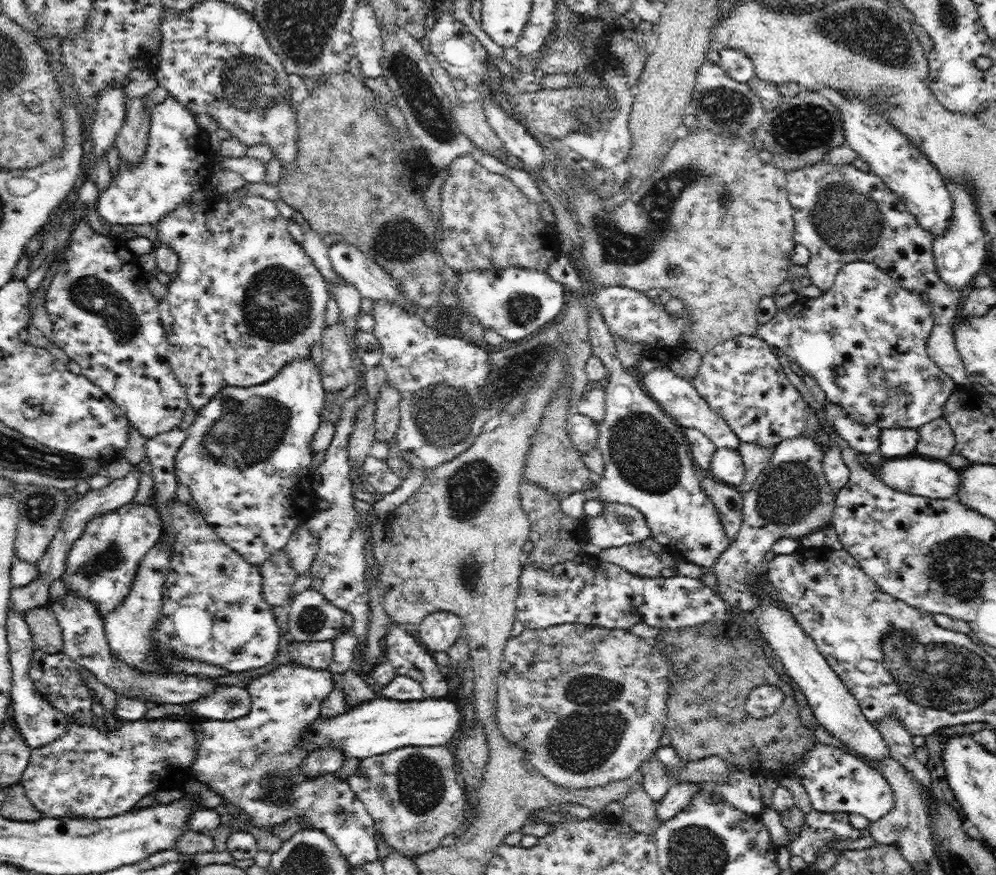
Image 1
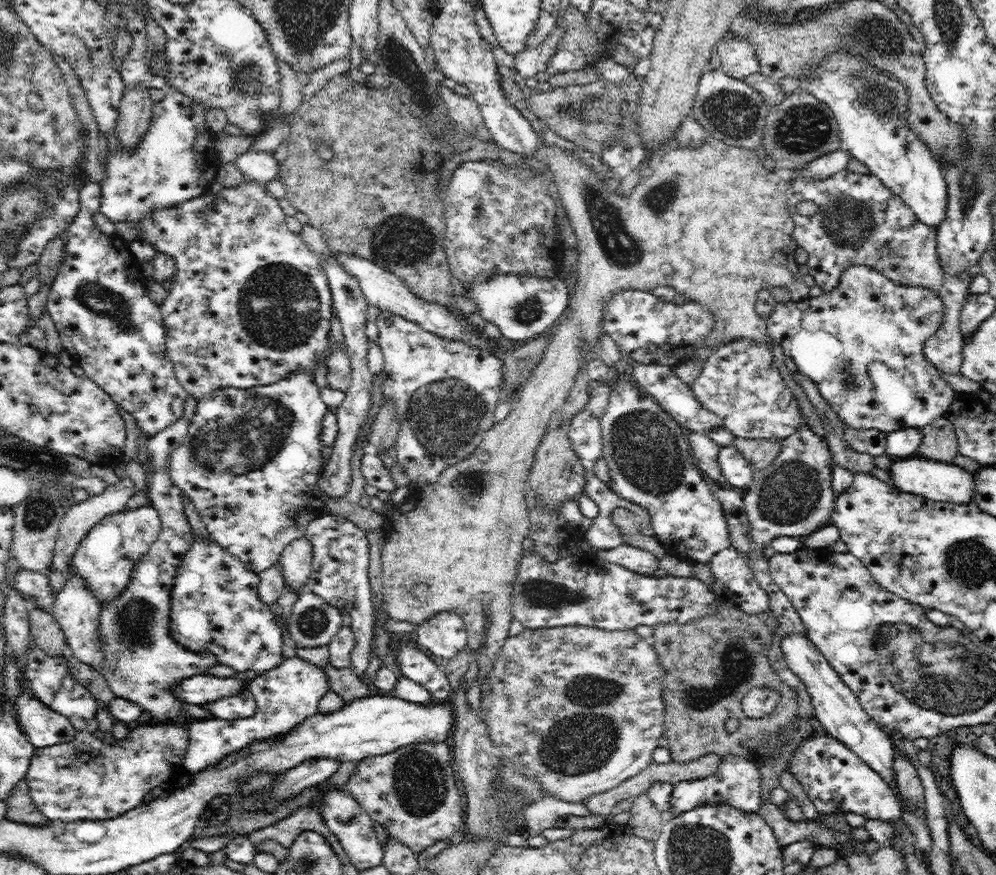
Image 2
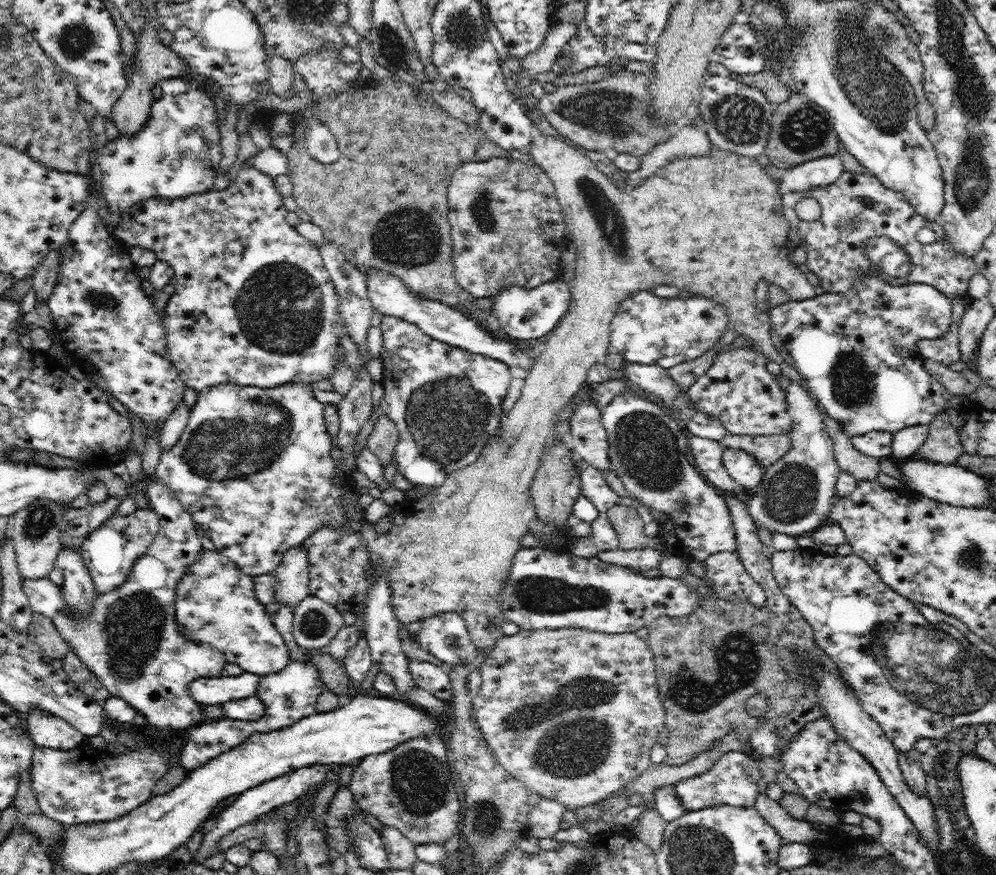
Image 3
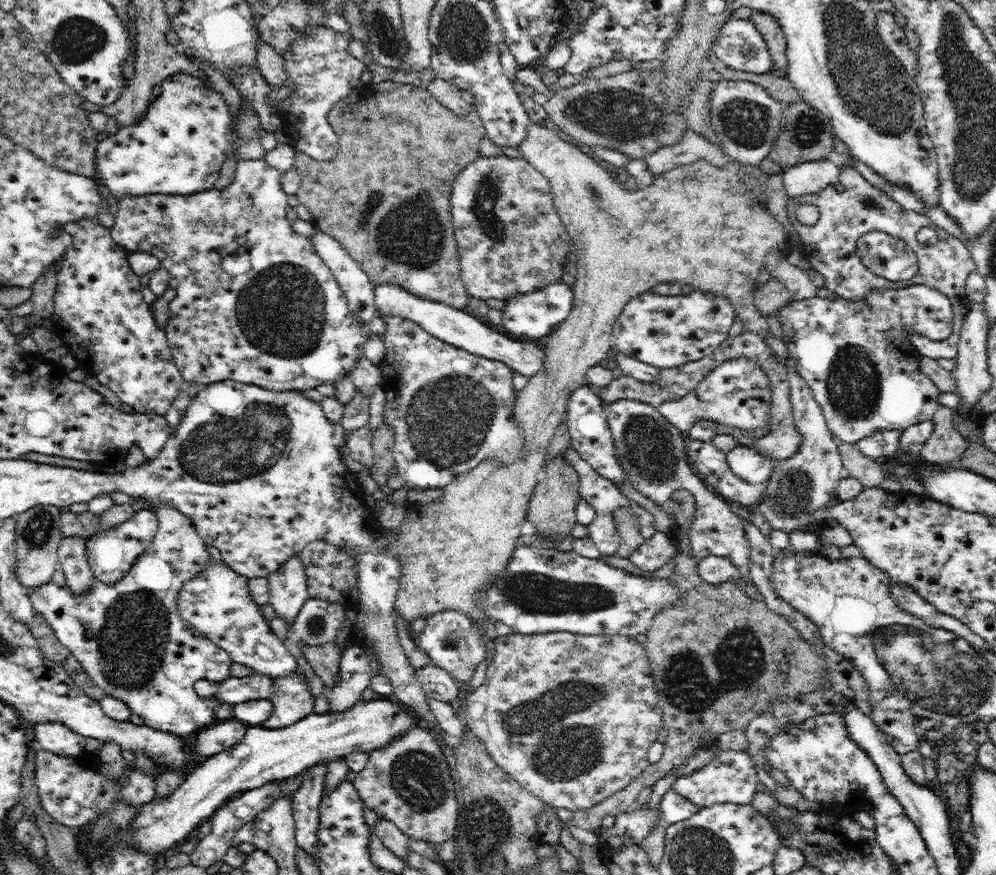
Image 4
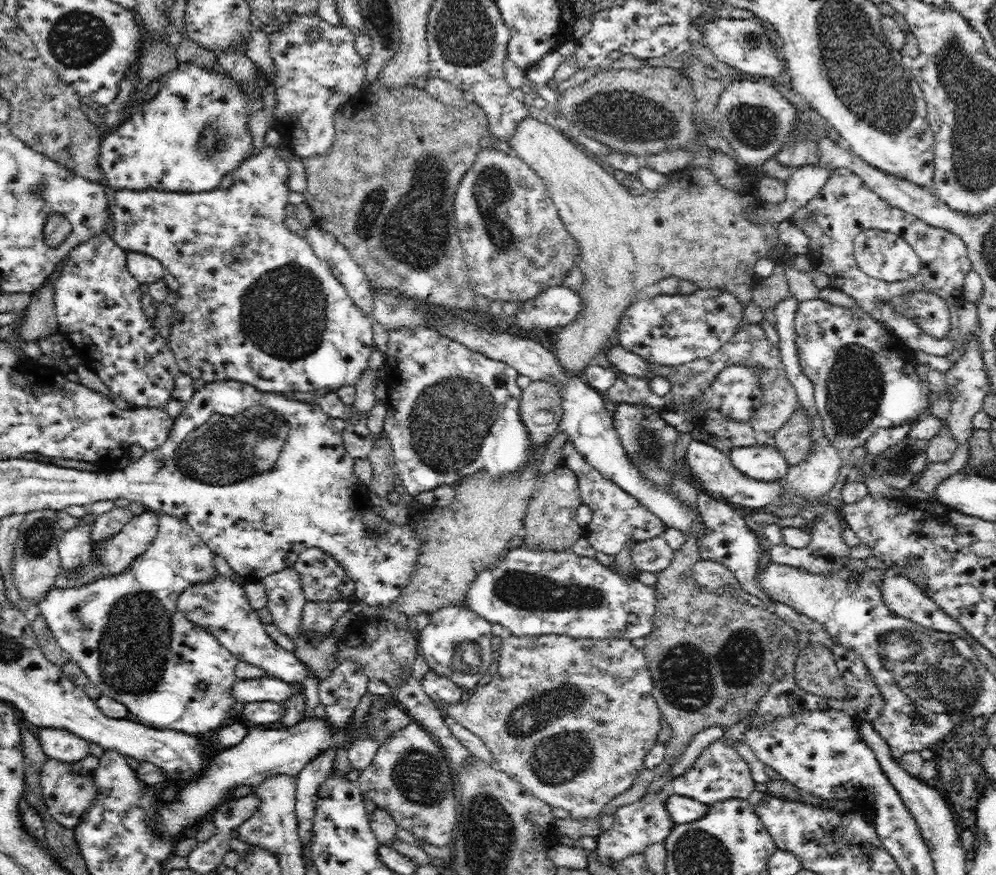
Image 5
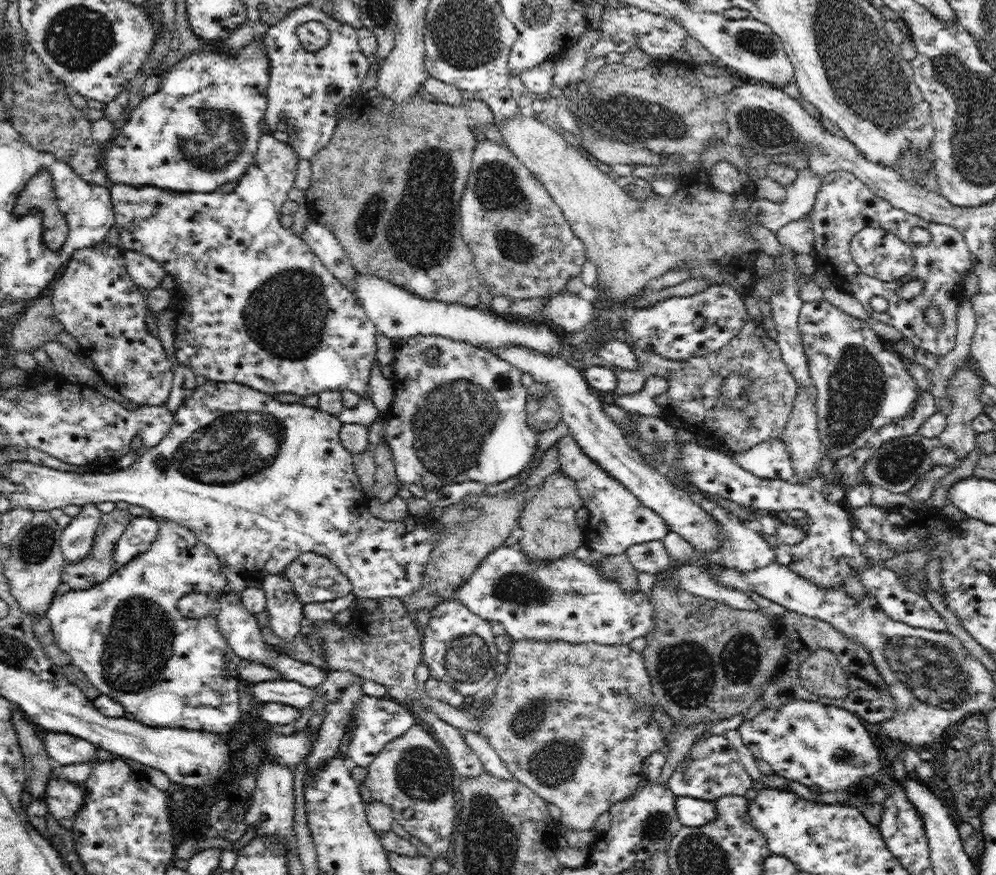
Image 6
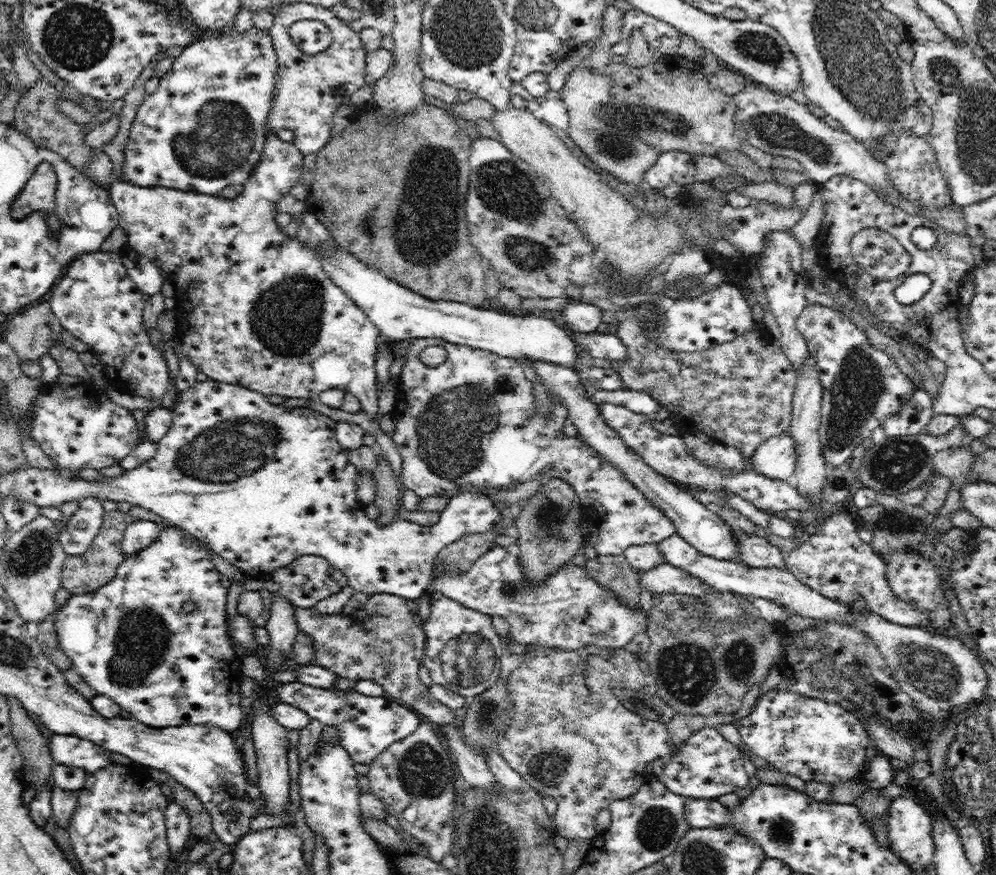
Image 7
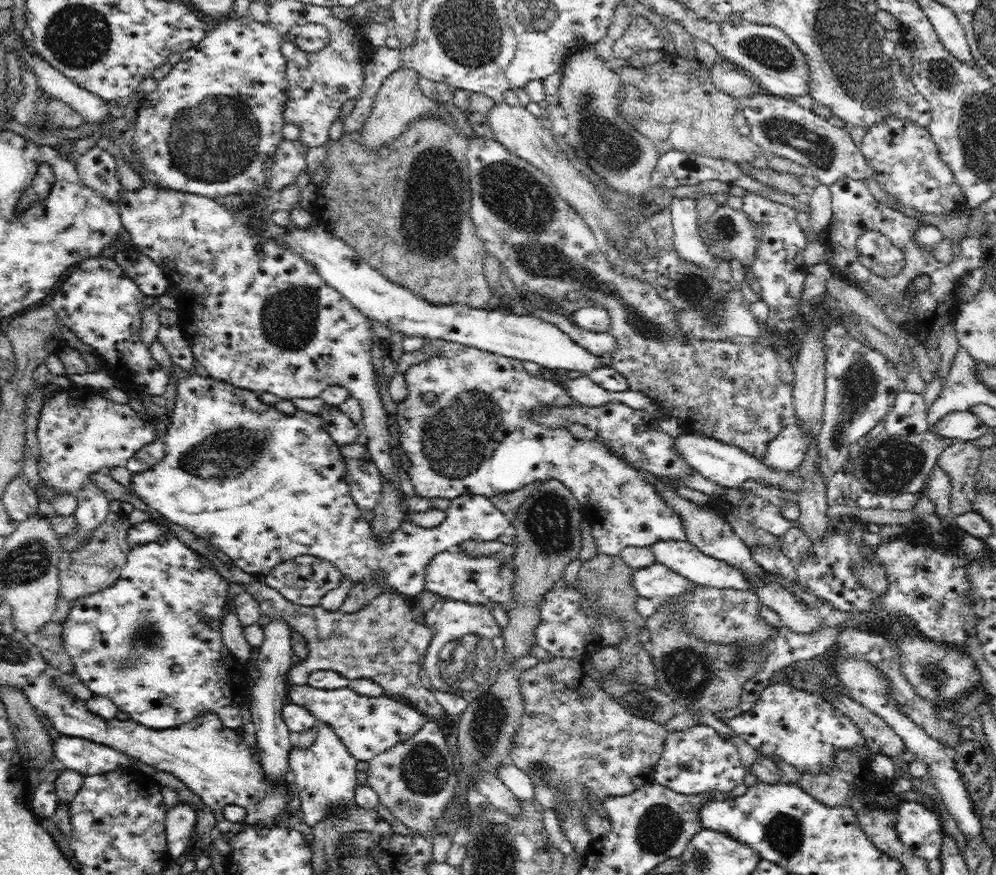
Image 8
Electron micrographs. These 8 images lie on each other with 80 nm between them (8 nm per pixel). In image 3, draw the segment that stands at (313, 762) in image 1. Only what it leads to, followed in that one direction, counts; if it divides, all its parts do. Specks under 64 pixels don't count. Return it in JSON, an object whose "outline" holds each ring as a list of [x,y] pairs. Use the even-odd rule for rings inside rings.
{"outline":[[[316,764],[298,768],[298,770],[294,770],[294,772],[283,774],[283,776],[279,778],[268,780],[259,786],[254,786],[252,789],[241,793],[227,804],[223,812],[216,816],[216,828],[205,835],[197,850],[198,856],[205,859],[214,856],[214,854],[218,853],[218,847],[216,846],[220,844],[220,840],[224,839],[234,830],[237,830],[240,826],[253,824],[259,817],[267,815],[282,805],[294,802],[302,796],[305,796],[310,788],[312,789],[313,787],[323,785],[330,770],[332,770],[332,766]]]}

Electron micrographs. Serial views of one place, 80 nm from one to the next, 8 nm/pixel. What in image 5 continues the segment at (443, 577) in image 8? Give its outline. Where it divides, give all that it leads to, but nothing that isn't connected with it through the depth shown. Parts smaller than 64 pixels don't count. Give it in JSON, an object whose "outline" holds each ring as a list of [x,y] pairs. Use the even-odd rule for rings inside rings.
{"outline":[[[527,546],[514,547],[504,554],[504,558],[496,561],[491,569],[486,569],[480,573],[474,583],[470,585],[467,592],[467,607],[471,608],[478,616],[485,618],[490,623],[501,624],[506,628],[507,633],[514,636],[531,636],[539,637],[544,634],[567,634],[572,638],[623,638],[632,640],[642,638],[650,634],[653,628],[653,616],[656,608],[656,591],[655,585],[650,587],[638,581],[637,578],[624,578],[617,570],[612,567],[602,565],[596,558],[584,558],[577,556],[571,549],[564,551],[552,551],[549,549],[530,550]]]}

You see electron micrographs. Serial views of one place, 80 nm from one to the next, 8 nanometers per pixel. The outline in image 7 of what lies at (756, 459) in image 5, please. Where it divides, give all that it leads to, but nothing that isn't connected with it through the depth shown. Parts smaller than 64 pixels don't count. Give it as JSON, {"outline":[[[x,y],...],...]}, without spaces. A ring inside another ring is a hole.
{"outline":[[[788,431],[764,440],[752,456],[746,457],[750,468],[760,475],[786,480],[795,472],[796,445]]]}

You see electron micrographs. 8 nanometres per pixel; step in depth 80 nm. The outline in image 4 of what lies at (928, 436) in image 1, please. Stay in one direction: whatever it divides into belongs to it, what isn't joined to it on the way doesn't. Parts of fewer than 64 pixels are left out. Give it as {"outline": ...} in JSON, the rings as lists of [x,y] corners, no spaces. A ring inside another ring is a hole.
{"outline":[[[941,404],[932,416],[932,436],[923,443],[920,452],[925,463],[944,465],[947,462],[958,460],[966,450],[967,439],[953,424],[954,411]]]}

